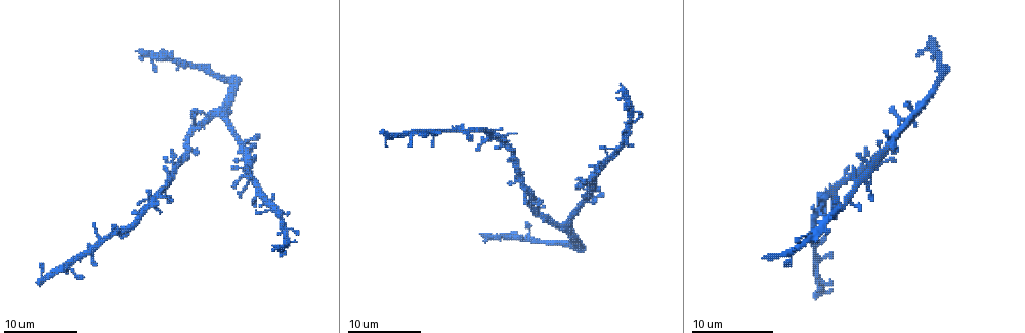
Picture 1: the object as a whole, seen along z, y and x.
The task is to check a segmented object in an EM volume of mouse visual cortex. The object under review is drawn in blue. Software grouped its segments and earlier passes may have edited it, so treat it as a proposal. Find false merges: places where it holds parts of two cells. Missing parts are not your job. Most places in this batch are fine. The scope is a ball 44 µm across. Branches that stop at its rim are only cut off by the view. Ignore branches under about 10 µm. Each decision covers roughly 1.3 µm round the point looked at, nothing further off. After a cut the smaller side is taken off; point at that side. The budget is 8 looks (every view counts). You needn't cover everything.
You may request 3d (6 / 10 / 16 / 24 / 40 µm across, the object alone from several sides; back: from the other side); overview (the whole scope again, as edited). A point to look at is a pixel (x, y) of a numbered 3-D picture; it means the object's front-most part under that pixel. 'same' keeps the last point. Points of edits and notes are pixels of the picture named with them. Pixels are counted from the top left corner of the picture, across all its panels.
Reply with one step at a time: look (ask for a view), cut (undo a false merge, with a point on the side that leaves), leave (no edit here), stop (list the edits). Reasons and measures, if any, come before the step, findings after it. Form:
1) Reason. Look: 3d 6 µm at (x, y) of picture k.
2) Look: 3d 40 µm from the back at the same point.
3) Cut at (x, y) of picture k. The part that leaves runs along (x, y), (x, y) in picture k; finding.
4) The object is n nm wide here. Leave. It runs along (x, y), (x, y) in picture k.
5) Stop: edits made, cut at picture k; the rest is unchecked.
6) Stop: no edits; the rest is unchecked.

Arms part here. Look: 3d 6 µm at (571, 223) of picture 1.

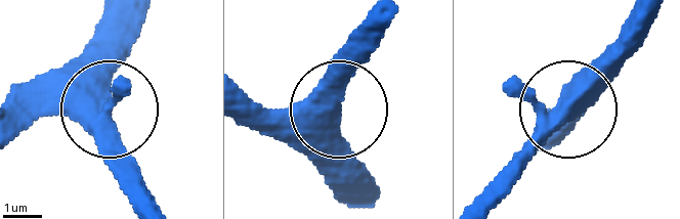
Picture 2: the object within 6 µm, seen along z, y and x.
3 arms meet here. Leave. It runs along (548, 144), (645, 37) in picture 2; continuous, no second cell.

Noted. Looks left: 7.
Narrows sharply. Look: 3d 16 µm at (520, 174) of picture 1.

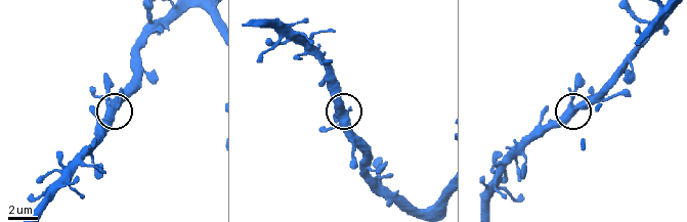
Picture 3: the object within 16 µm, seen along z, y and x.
4 arms meet here. Leave. All the same cell.

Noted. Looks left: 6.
Look: 3d 16 µm at (188, 134) of picture 1.

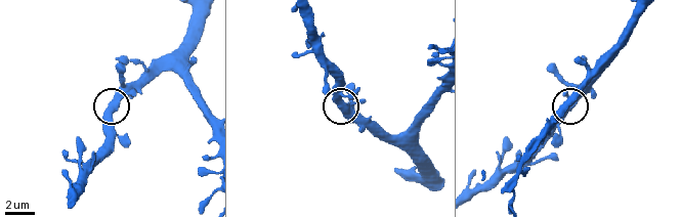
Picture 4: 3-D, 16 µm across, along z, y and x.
Leave. One cell here.

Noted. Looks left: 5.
Four-way junction. Look: 3d 16 µm at (873, 169) of picture 1.

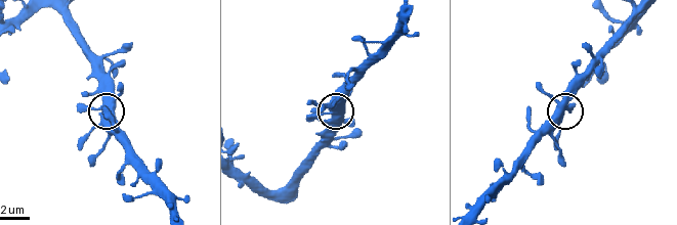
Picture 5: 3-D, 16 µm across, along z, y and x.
Leave. All the same cell.

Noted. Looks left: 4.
Stop: no edits; the rest is unchecked.

